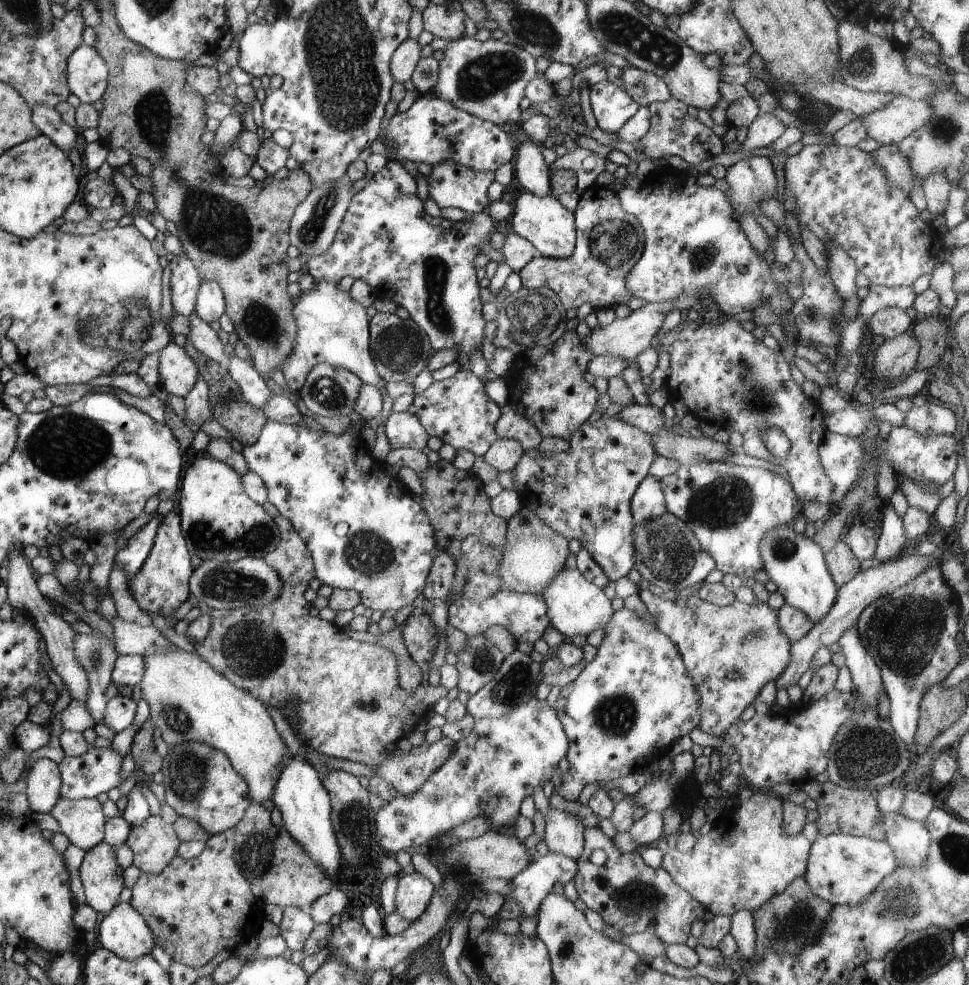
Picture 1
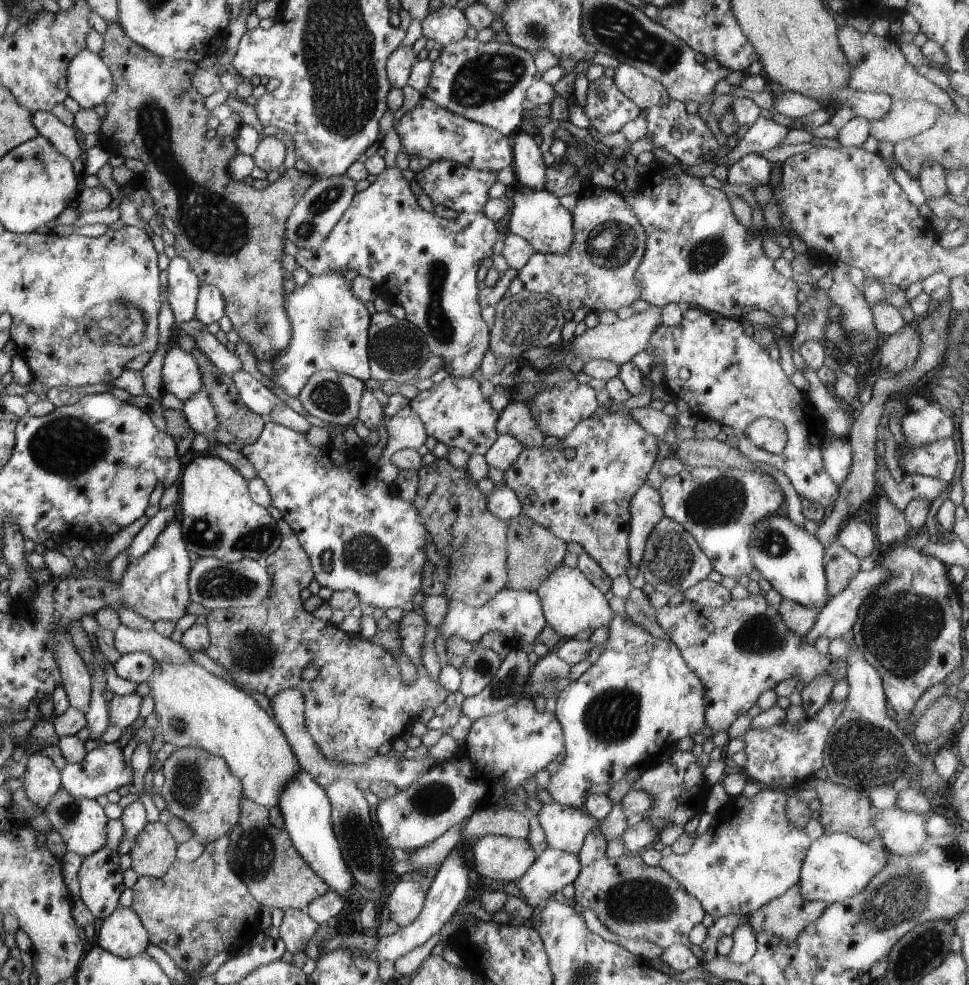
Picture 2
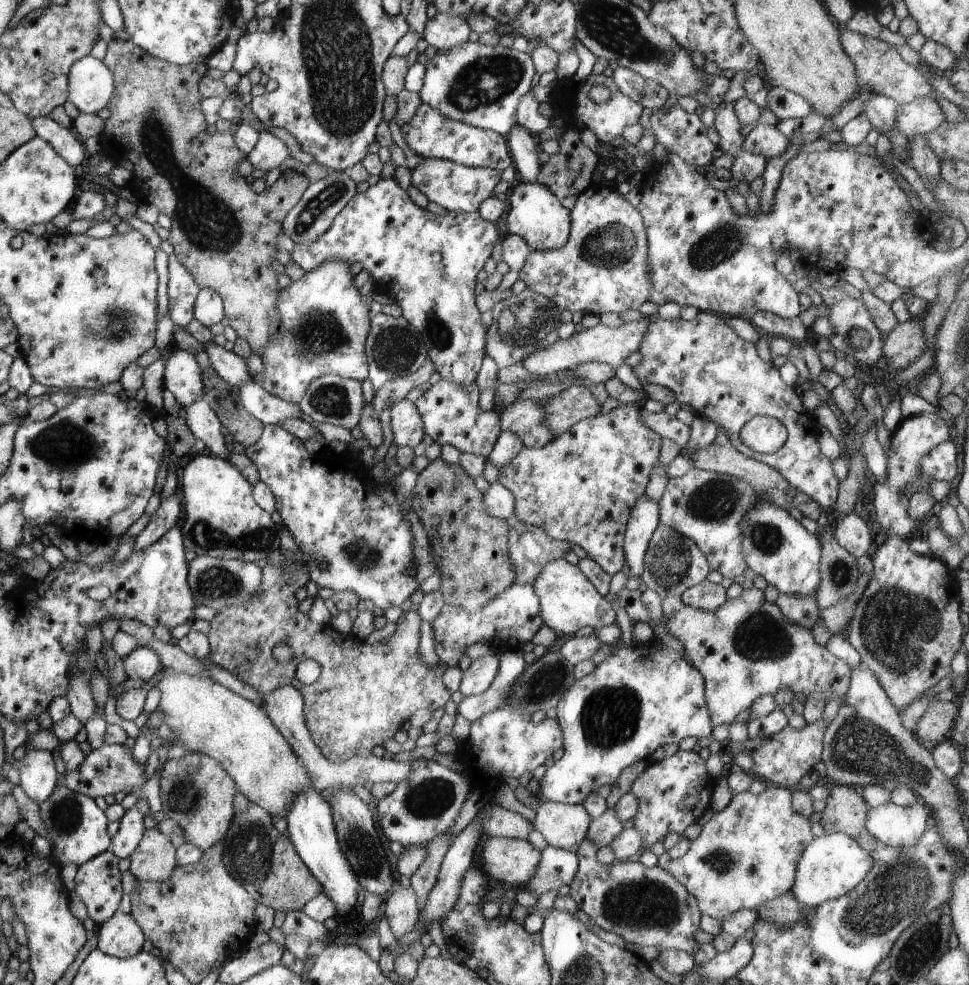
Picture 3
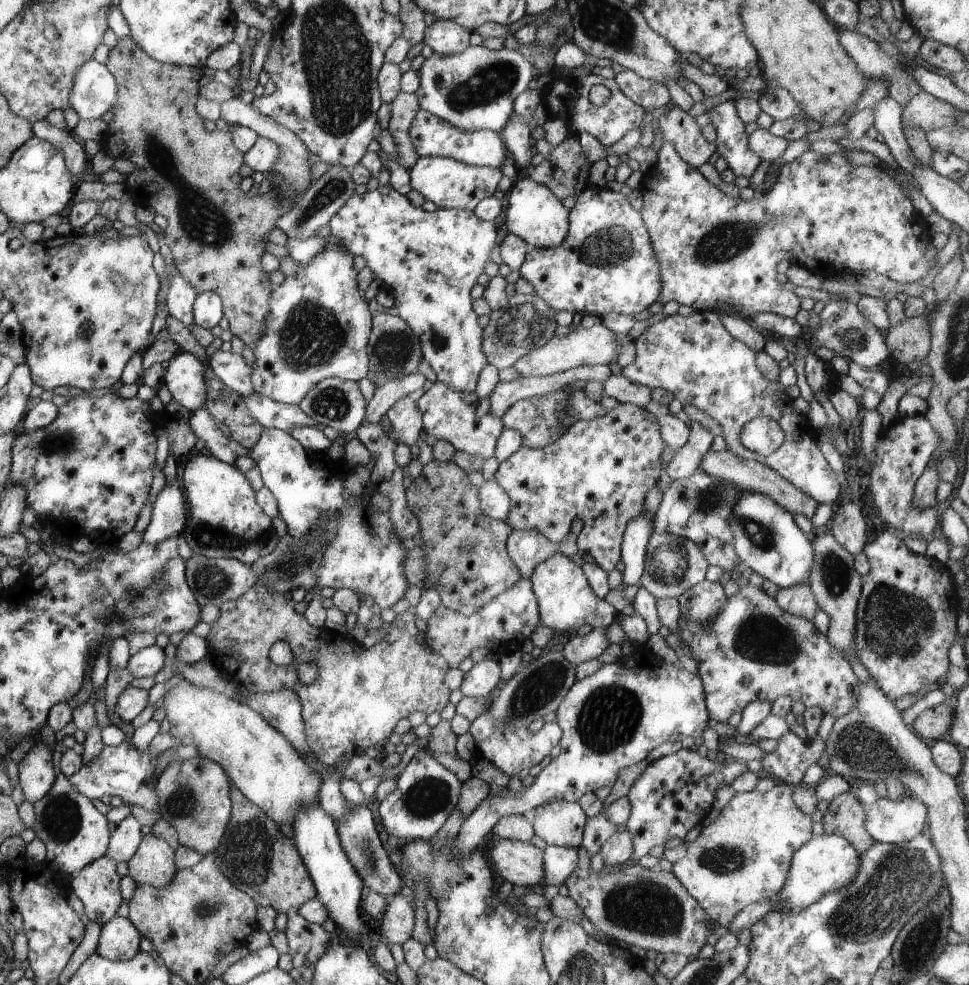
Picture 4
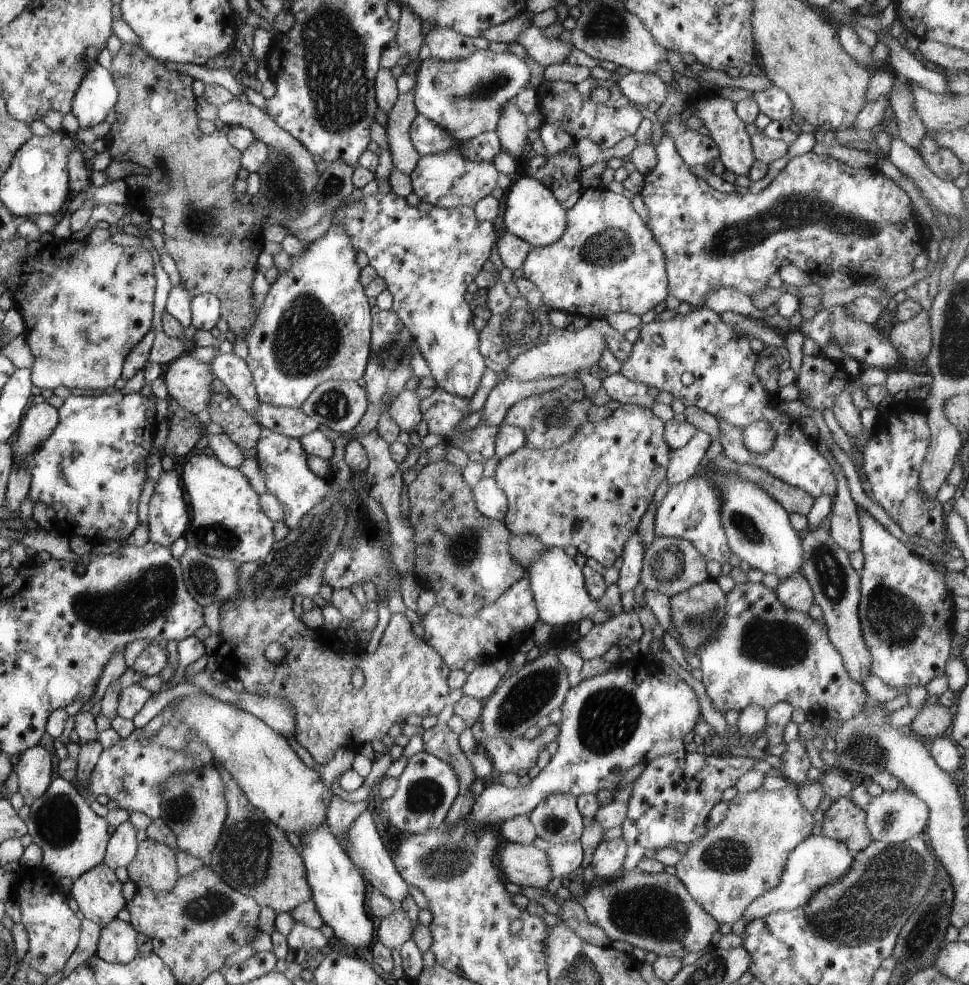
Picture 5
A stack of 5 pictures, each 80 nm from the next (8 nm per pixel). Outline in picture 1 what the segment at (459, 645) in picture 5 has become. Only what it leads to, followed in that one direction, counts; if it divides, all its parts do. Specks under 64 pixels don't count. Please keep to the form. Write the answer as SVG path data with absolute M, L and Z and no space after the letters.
M502 588L495 595L487 597L480 603L468 600L468 598L452 597L449 599L448 605L448 626L462 630L468 638L482 635L490 626L504 626L518 643L530 642L532 644L542 638L544 630L551 625L547 615L546 601L542 595L532 593L517 593Z

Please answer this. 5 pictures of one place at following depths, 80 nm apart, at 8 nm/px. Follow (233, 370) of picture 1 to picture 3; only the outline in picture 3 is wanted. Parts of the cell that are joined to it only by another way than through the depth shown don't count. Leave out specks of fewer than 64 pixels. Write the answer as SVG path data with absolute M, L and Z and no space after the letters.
M256 380L244 384L238 392L242 406L265 426L282 425L288 418L302 418L302 412L297 405L273 396L260 384L256 384Z

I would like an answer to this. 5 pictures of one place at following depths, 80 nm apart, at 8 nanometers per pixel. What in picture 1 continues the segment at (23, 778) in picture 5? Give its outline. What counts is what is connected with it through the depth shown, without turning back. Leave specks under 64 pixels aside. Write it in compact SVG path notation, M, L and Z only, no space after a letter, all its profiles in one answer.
M37 759L28 766L26 776L26 798L32 813L49 813L60 798L60 773L54 761Z

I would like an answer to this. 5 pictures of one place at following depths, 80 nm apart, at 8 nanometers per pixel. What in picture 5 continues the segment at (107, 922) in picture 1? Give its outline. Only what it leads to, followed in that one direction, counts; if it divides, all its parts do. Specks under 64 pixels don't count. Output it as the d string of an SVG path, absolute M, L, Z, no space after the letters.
M115 919L101 928L96 956L109 963L127 963L138 954L138 933L129 922Z

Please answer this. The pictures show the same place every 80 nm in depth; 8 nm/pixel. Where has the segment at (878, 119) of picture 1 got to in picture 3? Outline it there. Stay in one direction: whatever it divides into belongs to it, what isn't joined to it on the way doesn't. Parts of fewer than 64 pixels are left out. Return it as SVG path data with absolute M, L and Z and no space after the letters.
M918 98L898 106L895 127L909 140L914 136L925 136L945 122L944 112L934 98Z

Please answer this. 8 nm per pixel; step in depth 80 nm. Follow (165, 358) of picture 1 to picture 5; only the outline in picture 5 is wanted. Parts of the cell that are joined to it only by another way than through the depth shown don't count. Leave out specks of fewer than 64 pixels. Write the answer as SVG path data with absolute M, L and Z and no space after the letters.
M182 355L165 367L162 378L170 398L184 410L197 415L208 409L215 378L210 364Z

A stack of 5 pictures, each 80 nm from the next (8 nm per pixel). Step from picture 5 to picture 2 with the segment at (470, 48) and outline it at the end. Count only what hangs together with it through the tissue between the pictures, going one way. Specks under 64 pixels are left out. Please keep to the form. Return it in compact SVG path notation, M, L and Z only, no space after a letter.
M443 6L435 12L429 12L422 20L420 33L428 38L428 41L438 42L441 47L444 47L463 40L469 24L460 8Z

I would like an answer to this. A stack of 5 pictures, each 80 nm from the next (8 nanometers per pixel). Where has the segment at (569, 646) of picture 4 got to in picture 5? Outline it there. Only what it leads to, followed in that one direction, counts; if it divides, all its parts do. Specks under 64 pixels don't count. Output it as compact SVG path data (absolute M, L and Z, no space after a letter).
M633 611L608 617L607 621L594 625L574 645L578 646L583 660L602 657L620 638L630 638L637 641L644 634L644 628Z

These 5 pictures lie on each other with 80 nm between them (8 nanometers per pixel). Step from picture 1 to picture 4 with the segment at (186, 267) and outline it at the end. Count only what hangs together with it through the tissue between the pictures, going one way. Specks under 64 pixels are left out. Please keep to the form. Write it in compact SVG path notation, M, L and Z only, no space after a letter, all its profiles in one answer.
M175 267L177 271L172 272L169 275L170 280L170 286L168 289L168 293L166 295L166 308L168 308L168 313L172 318L176 318L179 322L182 322L186 327L190 327L190 325L193 325L193 305L196 301L198 290L178 272L178 268Z

